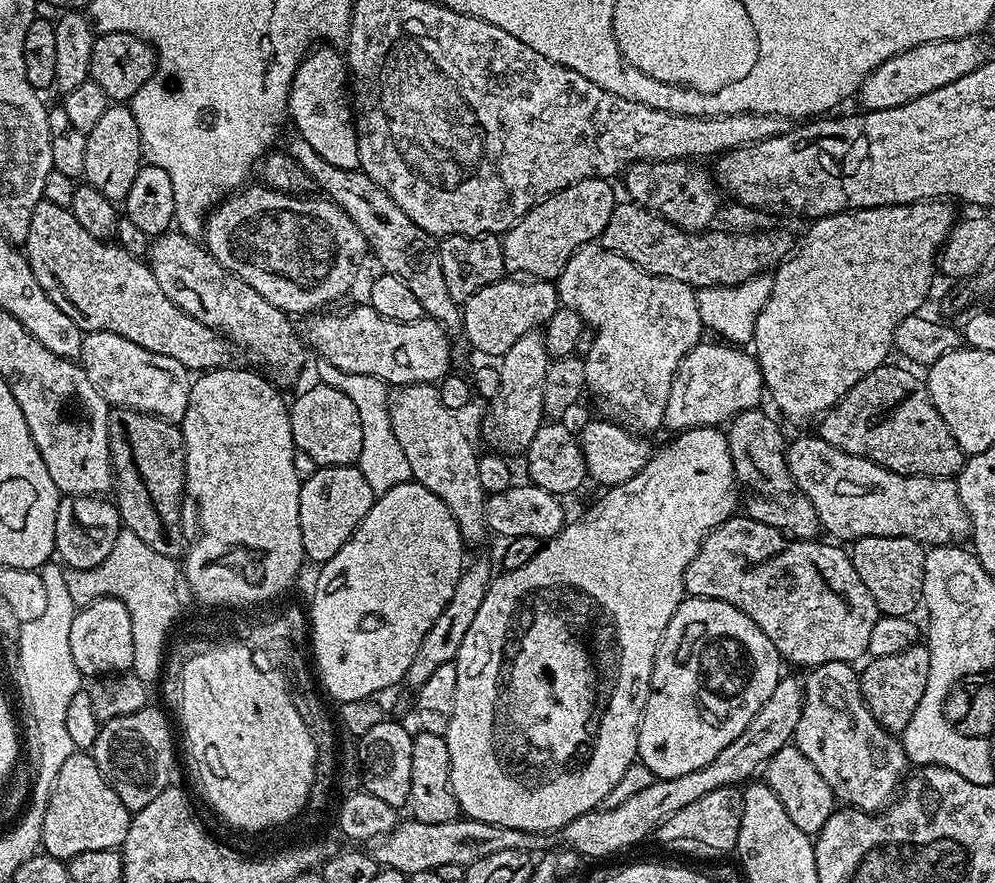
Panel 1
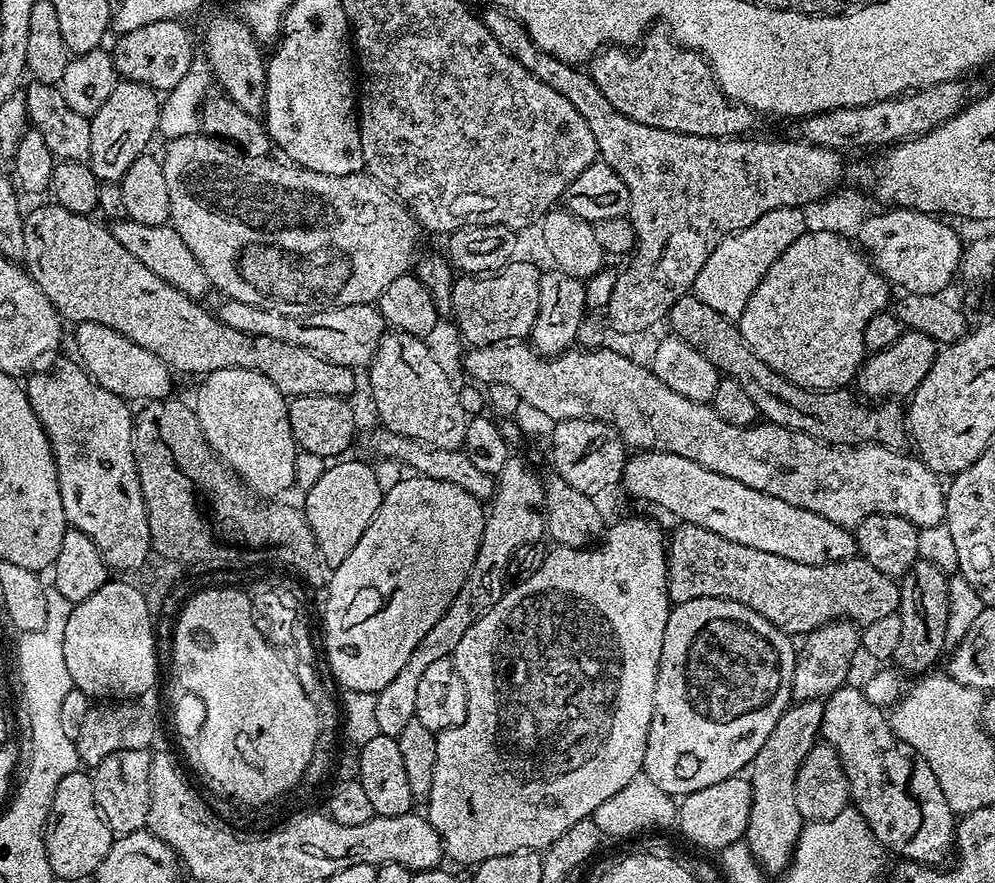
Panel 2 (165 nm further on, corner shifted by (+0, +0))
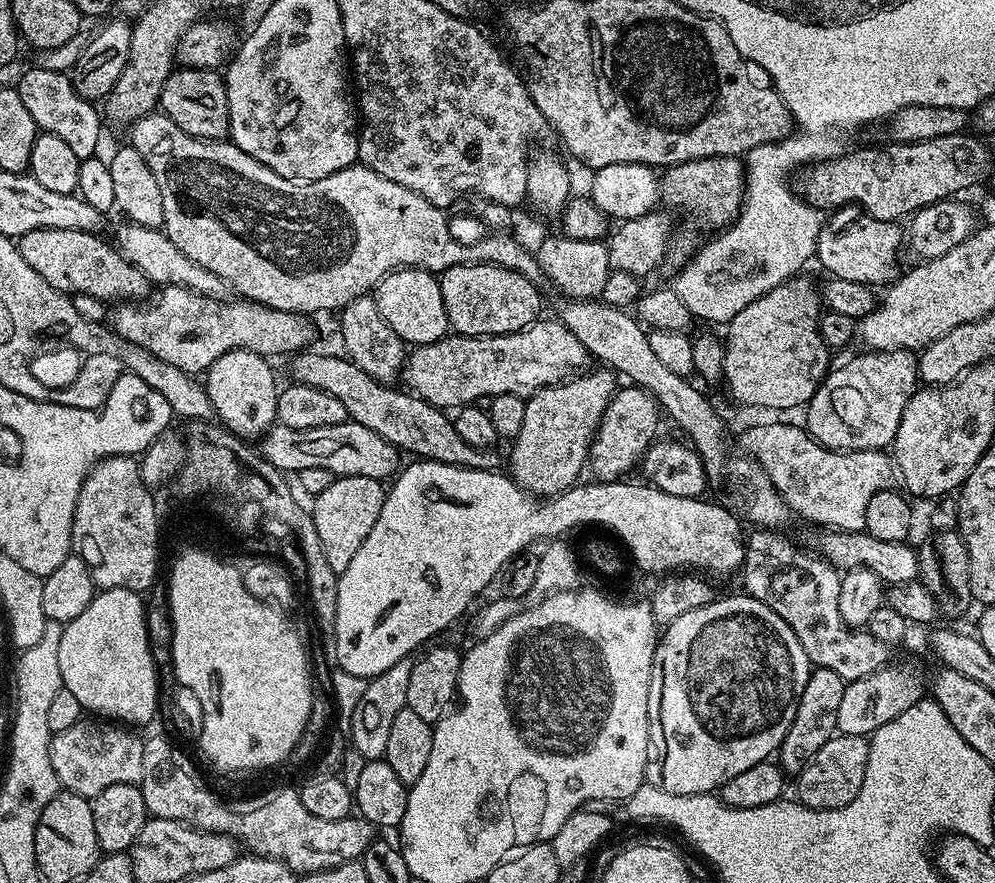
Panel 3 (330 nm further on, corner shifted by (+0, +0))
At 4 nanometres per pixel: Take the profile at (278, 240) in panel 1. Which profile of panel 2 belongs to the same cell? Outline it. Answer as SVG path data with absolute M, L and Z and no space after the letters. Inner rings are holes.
M203 134L179 136L166 146L162 163L170 193L170 226L206 270L209 285L225 292L227 299L295 316L355 304L375 305L382 290L413 267L422 229L373 176L364 172L331 176L291 162L279 164L273 158L259 160Z

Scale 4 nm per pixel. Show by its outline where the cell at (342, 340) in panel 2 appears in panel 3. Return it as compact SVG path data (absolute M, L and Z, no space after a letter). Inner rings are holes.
M165 284L139 302L117 303L113 307L116 309L113 312L111 309L110 312L110 324L122 339L150 350L150 354L158 354L158 358L162 358L162 362L170 362L170 366L178 366L183 372L193 374L207 373L210 365L218 358L222 358L222 354L239 348L245 348L265 358L284 355L287 357L289 354L301 351L307 345L304 343L312 336L307 322L304 321L307 319L299 312L274 310L264 304L254 304L240 298L228 299L203 296L201 292L195 292L192 288L184 288L181 284Z

